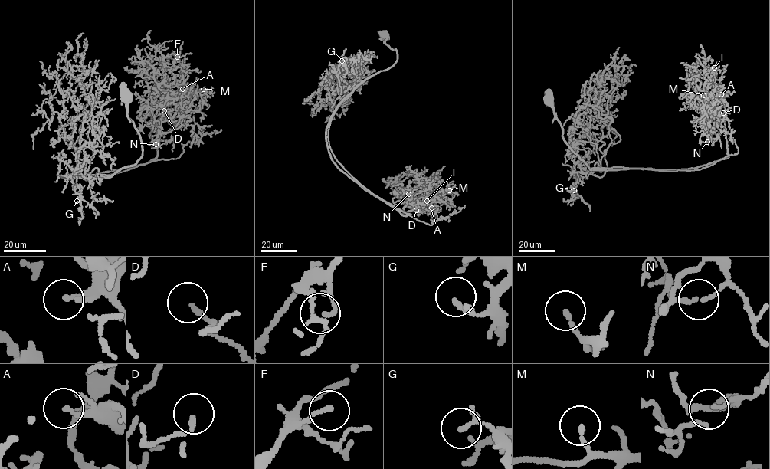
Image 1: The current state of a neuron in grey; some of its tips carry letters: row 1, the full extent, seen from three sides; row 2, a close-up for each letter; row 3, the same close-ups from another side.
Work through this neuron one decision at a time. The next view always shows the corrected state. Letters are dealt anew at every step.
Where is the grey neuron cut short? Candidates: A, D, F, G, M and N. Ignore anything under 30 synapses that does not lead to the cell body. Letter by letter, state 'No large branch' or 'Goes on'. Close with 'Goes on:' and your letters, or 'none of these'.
A: No large branch
D: No large branch
F: No large branch
G: No large branch
M: No large branch
N: No large branch
Goes on: none of these

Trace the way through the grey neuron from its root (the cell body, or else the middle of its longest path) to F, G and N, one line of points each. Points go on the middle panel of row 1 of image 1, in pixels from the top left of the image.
F: (384, 35), (397, 60), (339, 106), (329, 145), (402, 214), (410, 214), (395, 201), (430, 193), (427, 201)
G: (384, 35), (384, 41), (396, 50), (397, 60), (341, 93), (338, 75), (342, 60)
N: (384, 35), (397, 60), (339, 106), (329, 144), (352, 176), (403, 215), (410, 214), (404, 213), (408, 194)

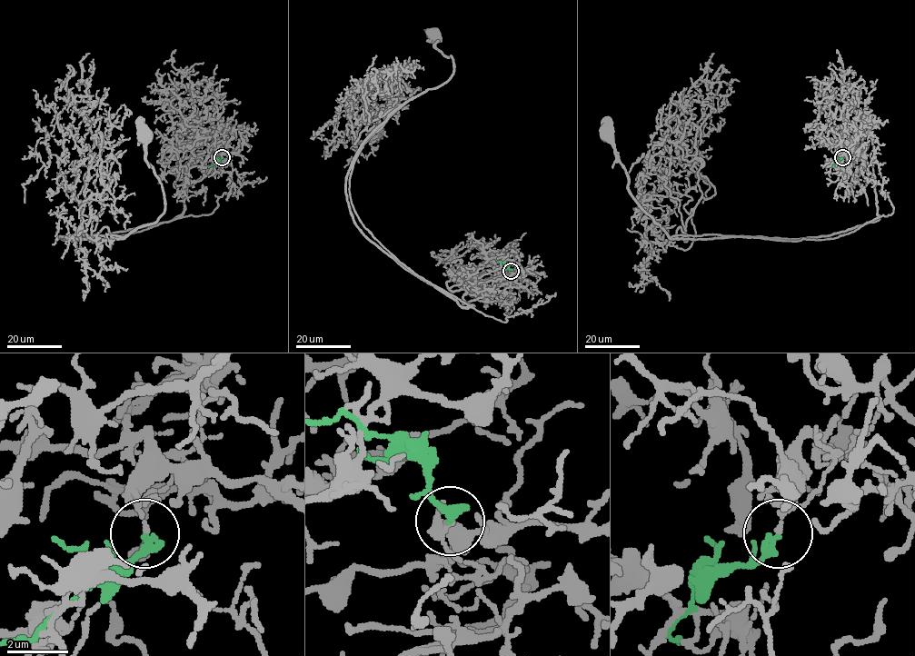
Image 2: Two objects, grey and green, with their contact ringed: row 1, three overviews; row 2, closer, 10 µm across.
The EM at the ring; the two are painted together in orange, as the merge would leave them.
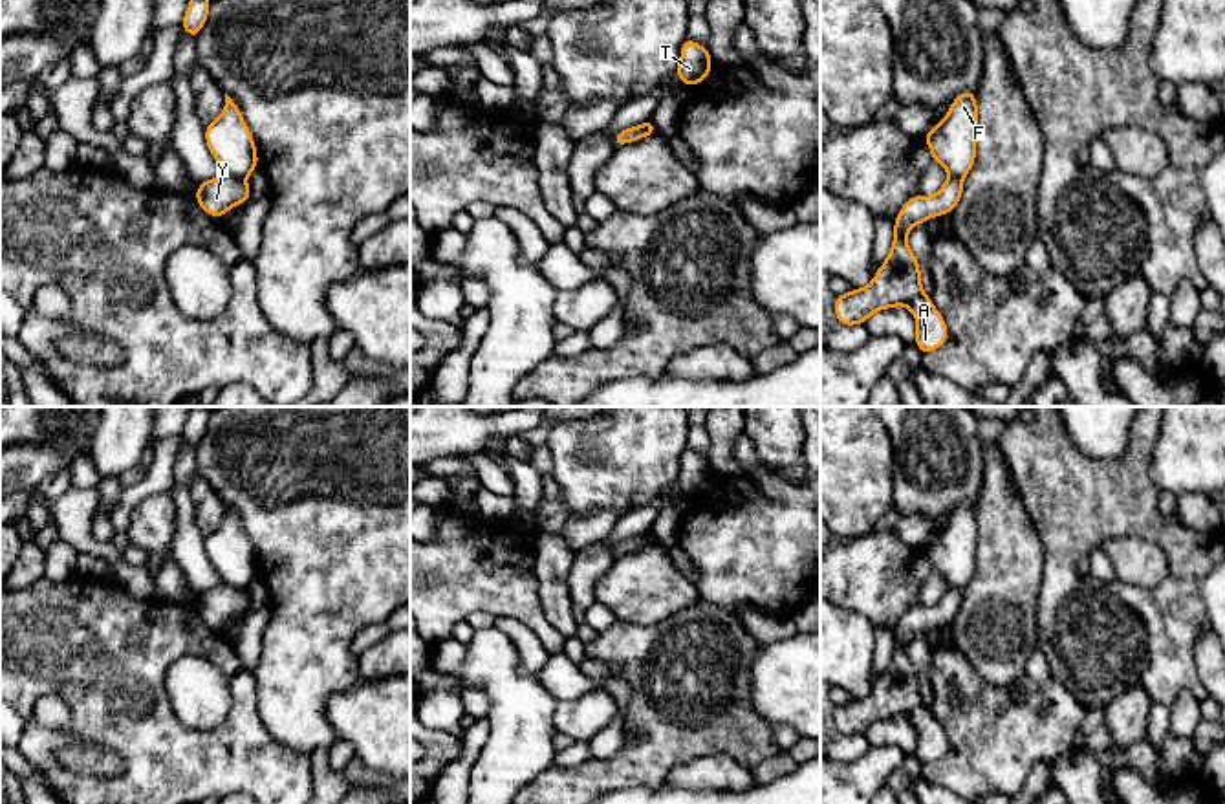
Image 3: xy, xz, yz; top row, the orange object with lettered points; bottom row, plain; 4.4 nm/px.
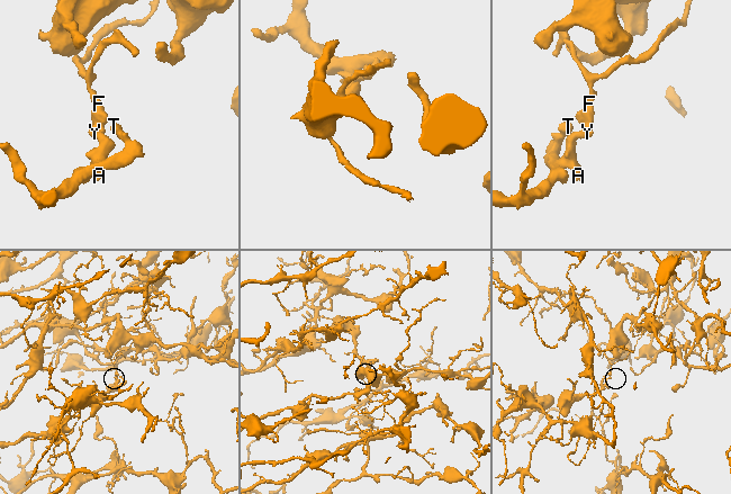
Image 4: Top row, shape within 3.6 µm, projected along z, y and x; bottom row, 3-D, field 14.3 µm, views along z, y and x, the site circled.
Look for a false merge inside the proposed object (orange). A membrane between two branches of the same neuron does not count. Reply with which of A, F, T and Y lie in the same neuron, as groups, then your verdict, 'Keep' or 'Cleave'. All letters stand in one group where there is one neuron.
Groups: A T Y / F. Cleave

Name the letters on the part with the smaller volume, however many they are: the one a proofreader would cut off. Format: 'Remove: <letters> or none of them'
Remove: A, T, Y

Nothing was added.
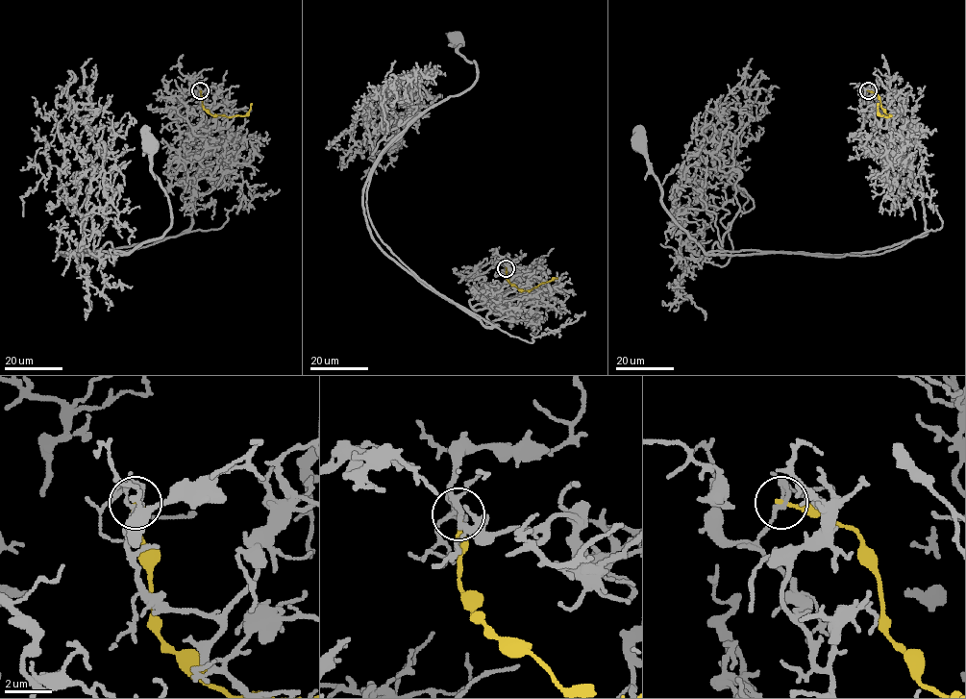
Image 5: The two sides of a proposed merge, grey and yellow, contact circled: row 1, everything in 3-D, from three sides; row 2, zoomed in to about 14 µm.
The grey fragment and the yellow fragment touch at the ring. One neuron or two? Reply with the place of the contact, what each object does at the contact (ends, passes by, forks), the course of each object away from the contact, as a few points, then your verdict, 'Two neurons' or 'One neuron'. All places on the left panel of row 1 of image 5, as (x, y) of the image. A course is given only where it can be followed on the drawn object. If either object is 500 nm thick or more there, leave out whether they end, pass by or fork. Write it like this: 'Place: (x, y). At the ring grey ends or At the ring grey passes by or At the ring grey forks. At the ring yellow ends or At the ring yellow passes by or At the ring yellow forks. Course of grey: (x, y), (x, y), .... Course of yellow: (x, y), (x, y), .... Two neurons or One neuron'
Place: (200, 90). At the ring grey passes by. At the ring yellow ends. Course of grey: (200, 90), (214, 148), (163, 172), (185, 179), (191, 225), (61, 255), (163, 235), (171, 208), (150, 142). Course of yellow: (200, 90), (202, 106), (213, 114), (244, 116), (252, 104). Two neurons

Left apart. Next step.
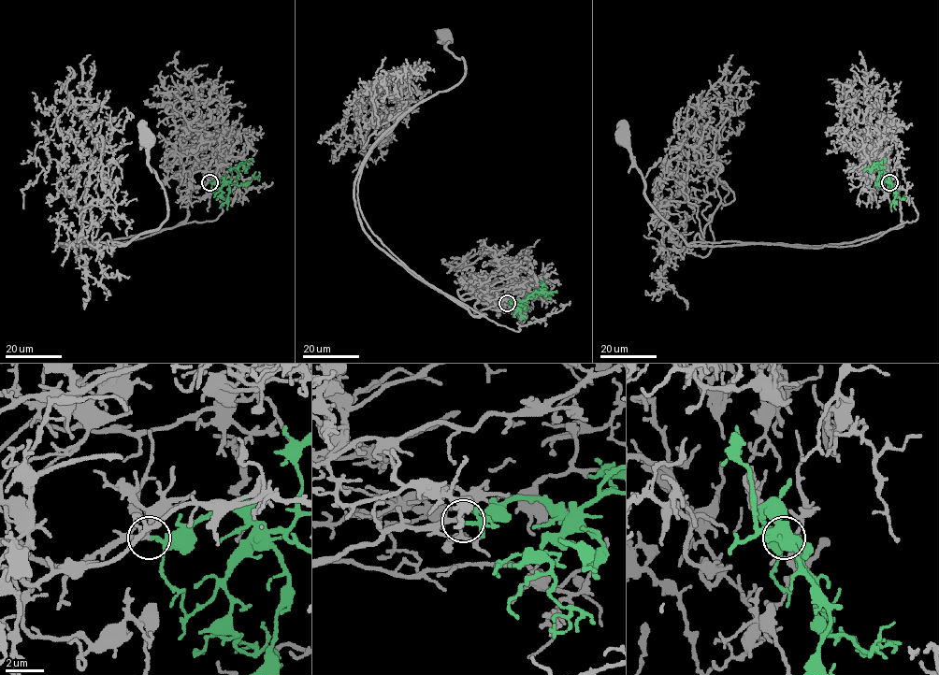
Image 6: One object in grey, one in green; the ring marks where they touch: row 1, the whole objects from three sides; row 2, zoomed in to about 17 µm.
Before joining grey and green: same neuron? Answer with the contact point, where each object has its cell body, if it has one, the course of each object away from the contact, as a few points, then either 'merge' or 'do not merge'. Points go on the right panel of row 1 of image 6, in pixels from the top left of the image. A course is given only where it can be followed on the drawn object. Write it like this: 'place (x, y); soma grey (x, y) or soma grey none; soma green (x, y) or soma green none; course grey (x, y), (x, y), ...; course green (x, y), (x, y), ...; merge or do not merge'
place (889, 182); soma grey (623, 136); soma green none; course grey (889, 182), (899, 186), (902, 224), (858, 245), (687, 243), (648, 200), (623, 136); course green (888, 182), (886, 178), (886, 180), (879, 165), (872, 167), (877, 162); merge

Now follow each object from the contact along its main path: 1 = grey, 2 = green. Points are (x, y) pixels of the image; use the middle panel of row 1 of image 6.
1: (507, 303), (473, 316), (399, 260), (359, 206), (371, 150), (465, 73), (444, 36)
2: (507, 302), (523, 301), (543, 285), (546, 291)

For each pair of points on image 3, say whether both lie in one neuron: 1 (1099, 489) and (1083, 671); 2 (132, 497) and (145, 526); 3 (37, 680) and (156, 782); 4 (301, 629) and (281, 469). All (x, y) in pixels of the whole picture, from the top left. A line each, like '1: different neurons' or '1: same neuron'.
1: same neuron
2: different neurons
3: same neuron
4: same neuron

